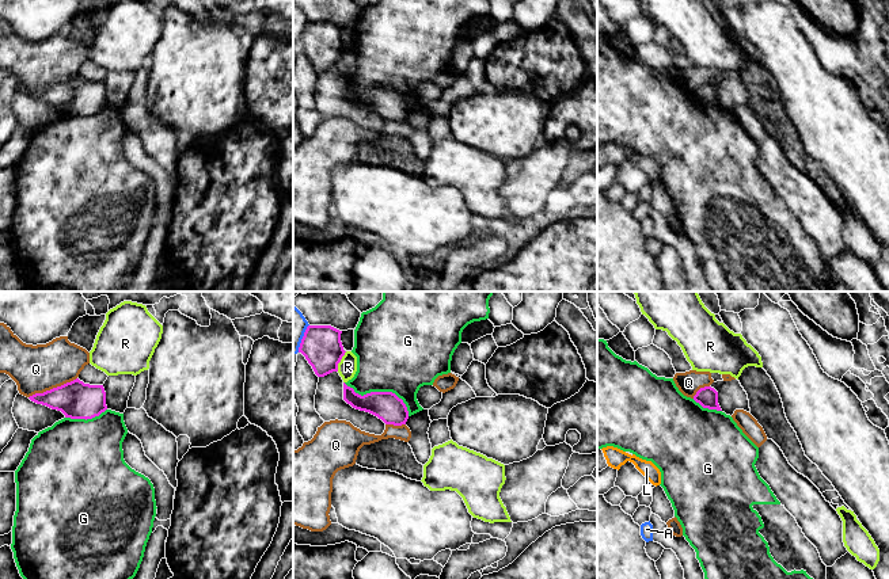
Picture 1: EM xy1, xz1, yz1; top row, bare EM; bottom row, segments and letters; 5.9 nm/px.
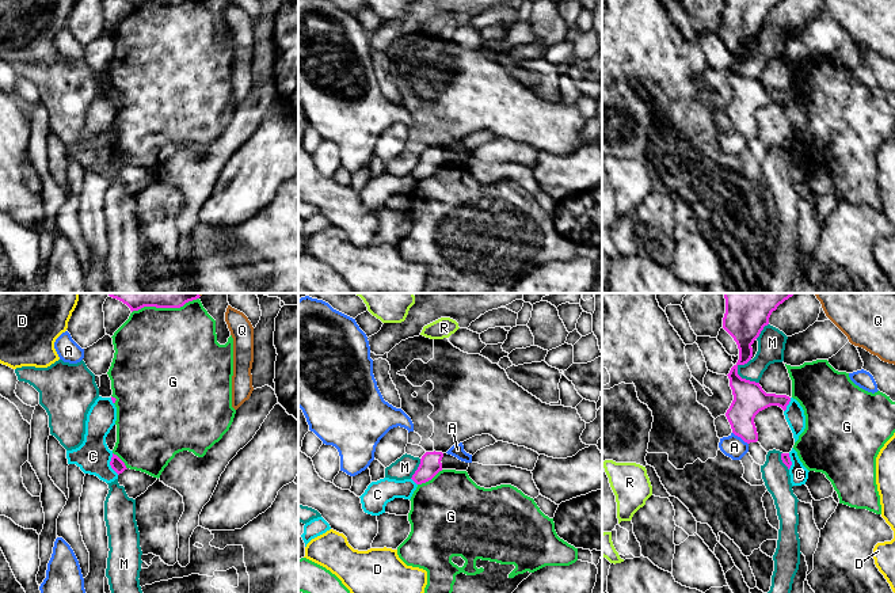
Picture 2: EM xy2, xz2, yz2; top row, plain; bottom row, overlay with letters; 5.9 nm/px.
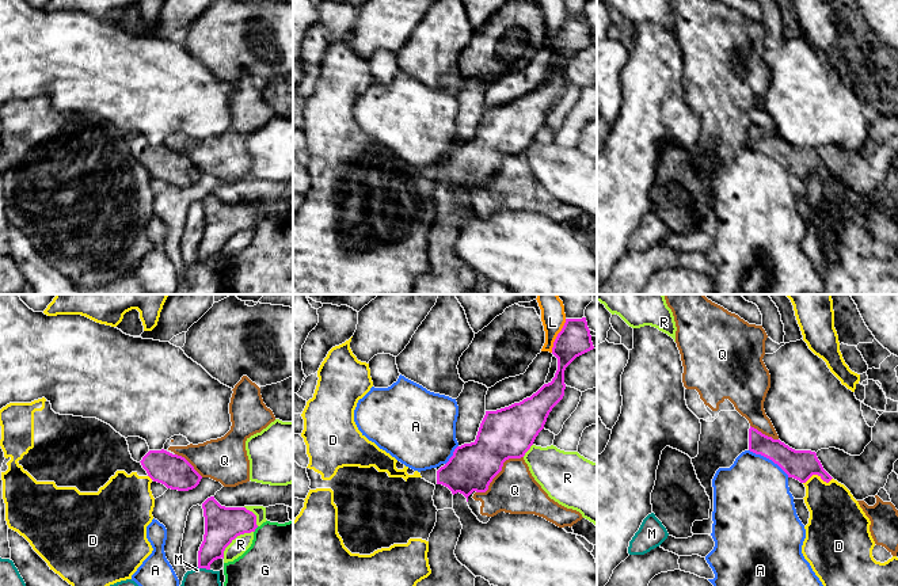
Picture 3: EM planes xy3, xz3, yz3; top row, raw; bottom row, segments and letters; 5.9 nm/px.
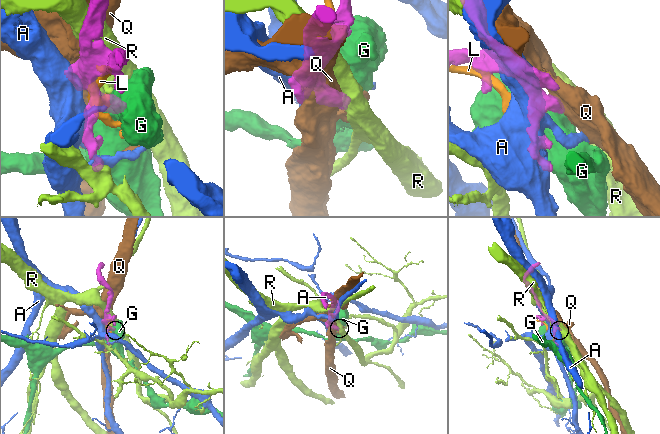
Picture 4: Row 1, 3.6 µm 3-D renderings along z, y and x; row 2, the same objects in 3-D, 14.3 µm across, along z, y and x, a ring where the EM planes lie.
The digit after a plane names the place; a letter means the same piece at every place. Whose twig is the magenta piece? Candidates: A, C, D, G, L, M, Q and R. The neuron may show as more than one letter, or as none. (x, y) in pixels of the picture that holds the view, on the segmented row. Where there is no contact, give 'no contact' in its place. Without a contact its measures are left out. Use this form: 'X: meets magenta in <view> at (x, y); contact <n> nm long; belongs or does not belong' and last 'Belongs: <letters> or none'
A: meets magenta in yz3 at (769, 459); contact 280 nm long; does not belong
C: meets magenta in xy2 at (110, 464); contact 130 nm long; does not belong
D: meets magenta in yz3 at (817, 474); contact 180 nm long; does not belong
G: meets magenta in xz1 at (380, 392); contact 440 nm long; does not belong
L: meets magenta in xz3 at (558, 335); contact 220 nm long; does not belong
M: meets magenta in yz2 at (745, 379); contact 170 nm long; does not belong
Q: meets magenta in xz3 at (499, 471); contact 360 nm long; does not belong
R: meets magenta in xy3 at (233, 539); contact 240 nm long; does not belong
Belongs: none

